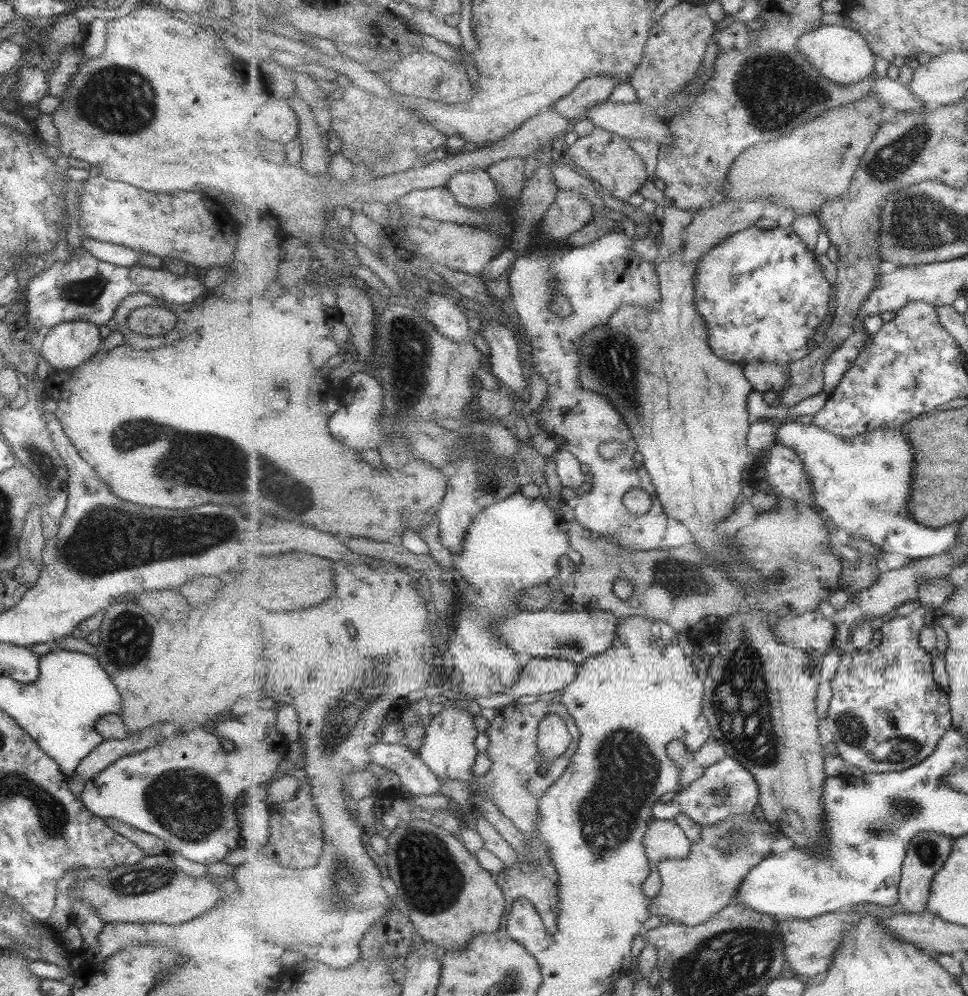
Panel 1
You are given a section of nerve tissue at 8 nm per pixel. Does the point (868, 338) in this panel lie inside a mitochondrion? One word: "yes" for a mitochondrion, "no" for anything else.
no

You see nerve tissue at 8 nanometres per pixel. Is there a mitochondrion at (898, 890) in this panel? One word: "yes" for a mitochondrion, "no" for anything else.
no

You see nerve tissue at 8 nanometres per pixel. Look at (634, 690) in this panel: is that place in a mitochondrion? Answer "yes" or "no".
no

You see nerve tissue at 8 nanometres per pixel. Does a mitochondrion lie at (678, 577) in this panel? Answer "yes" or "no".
yes

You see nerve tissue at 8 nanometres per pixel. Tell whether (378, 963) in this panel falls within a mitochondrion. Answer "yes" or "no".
no

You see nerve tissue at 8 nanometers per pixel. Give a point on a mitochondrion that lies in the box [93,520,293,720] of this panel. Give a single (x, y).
(127, 640)

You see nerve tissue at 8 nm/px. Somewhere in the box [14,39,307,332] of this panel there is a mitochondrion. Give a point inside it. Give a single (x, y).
(120, 100)

